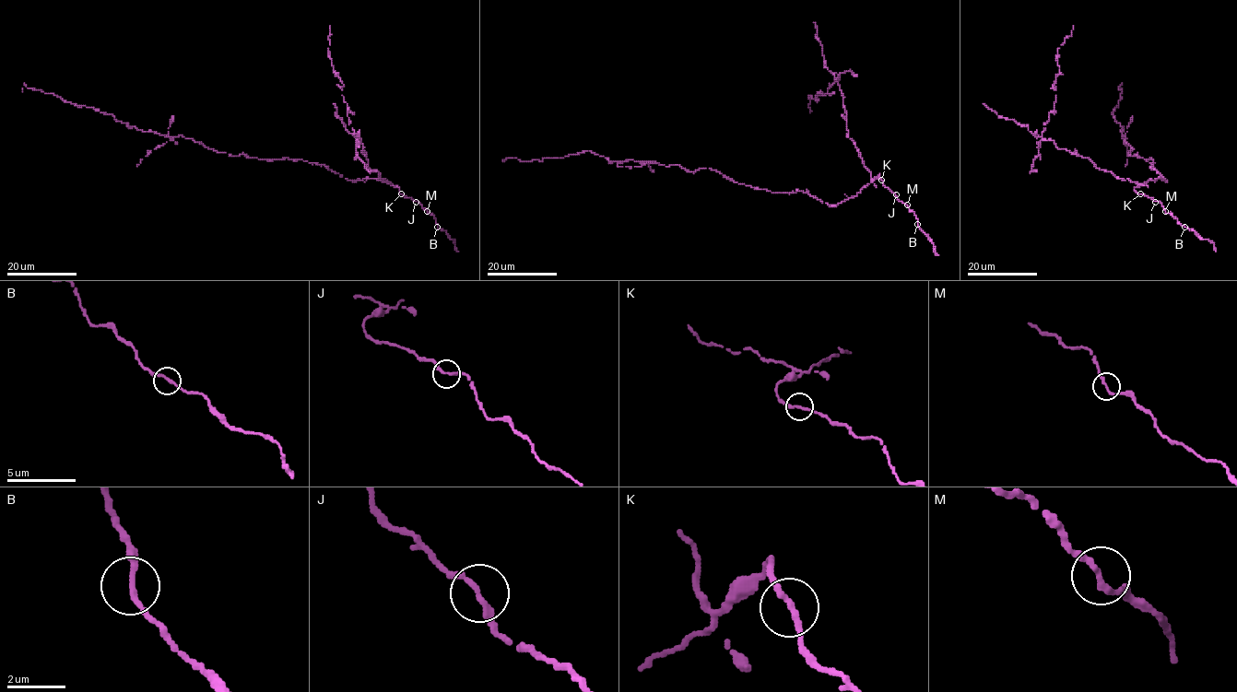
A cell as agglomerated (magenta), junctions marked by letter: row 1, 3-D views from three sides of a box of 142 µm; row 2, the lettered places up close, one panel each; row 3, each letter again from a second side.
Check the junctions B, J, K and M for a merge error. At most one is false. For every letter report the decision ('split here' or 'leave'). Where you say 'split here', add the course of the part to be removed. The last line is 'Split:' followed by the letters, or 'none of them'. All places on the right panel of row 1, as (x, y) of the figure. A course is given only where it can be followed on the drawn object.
B: leave
J: leave
K: split here; course (1140, 193), (1136, 188), (1166, 180), (1153, 159), (1130, 157), (1134, 149), (1111, 114), (1121, 85), (1122, 92)
M: leave
Split: K

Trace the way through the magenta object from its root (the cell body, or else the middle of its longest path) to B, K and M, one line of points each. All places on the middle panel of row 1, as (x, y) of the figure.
B: (799, 192), (807, 192), (829, 205), (837, 205), (854, 196), (879, 174), (882, 184), (913, 212), (917, 224)
K: (799, 192), (807, 192), (829, 205), (837, 205), (854, 196), (879, 174), (882, 180)
M: (799, 192), (807, 192), (829, 205), (837, 205), (854, 196), (879, 174), (882, 184), (907, 205)

